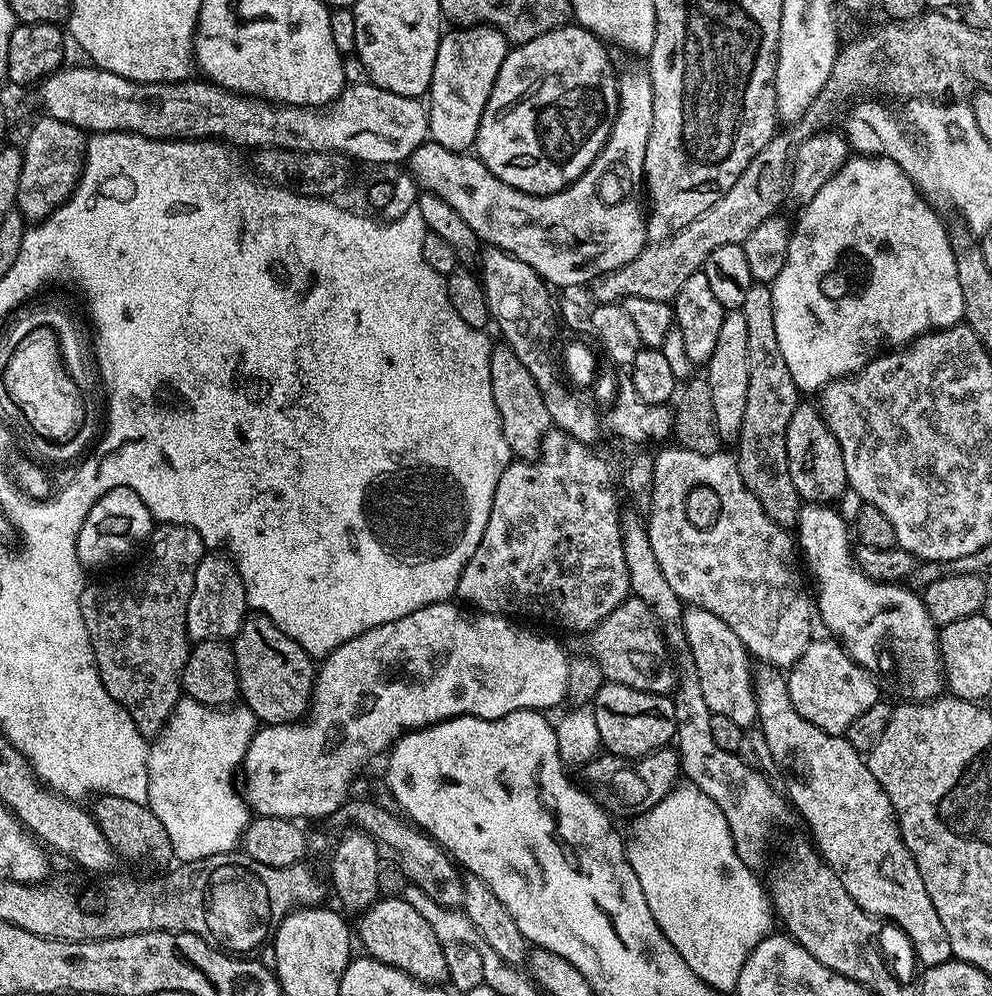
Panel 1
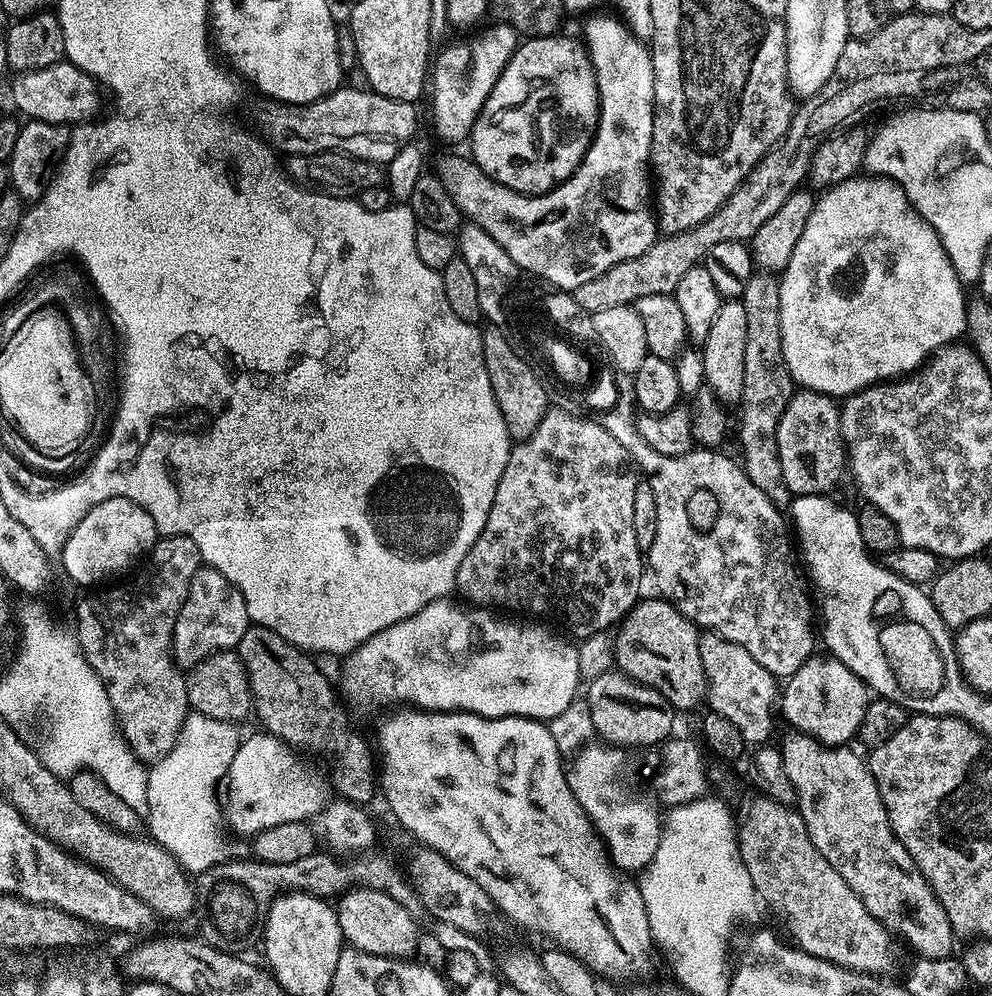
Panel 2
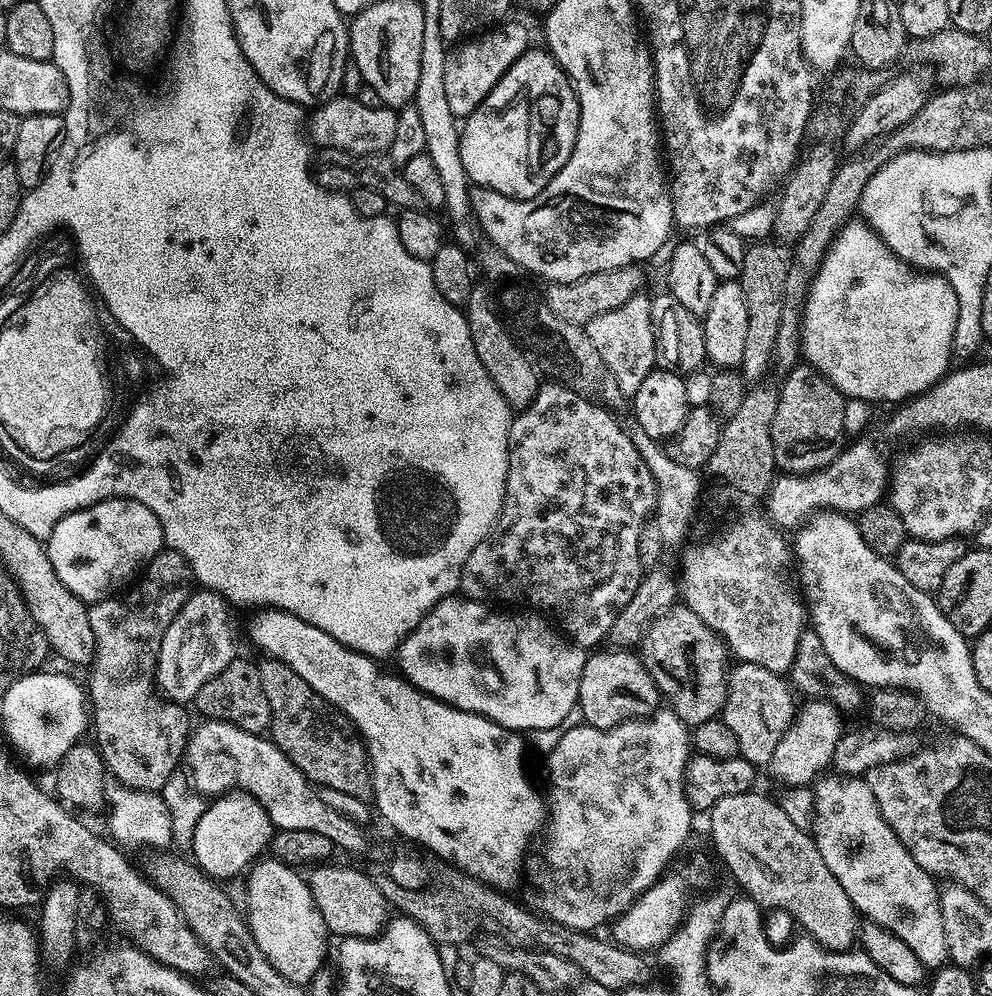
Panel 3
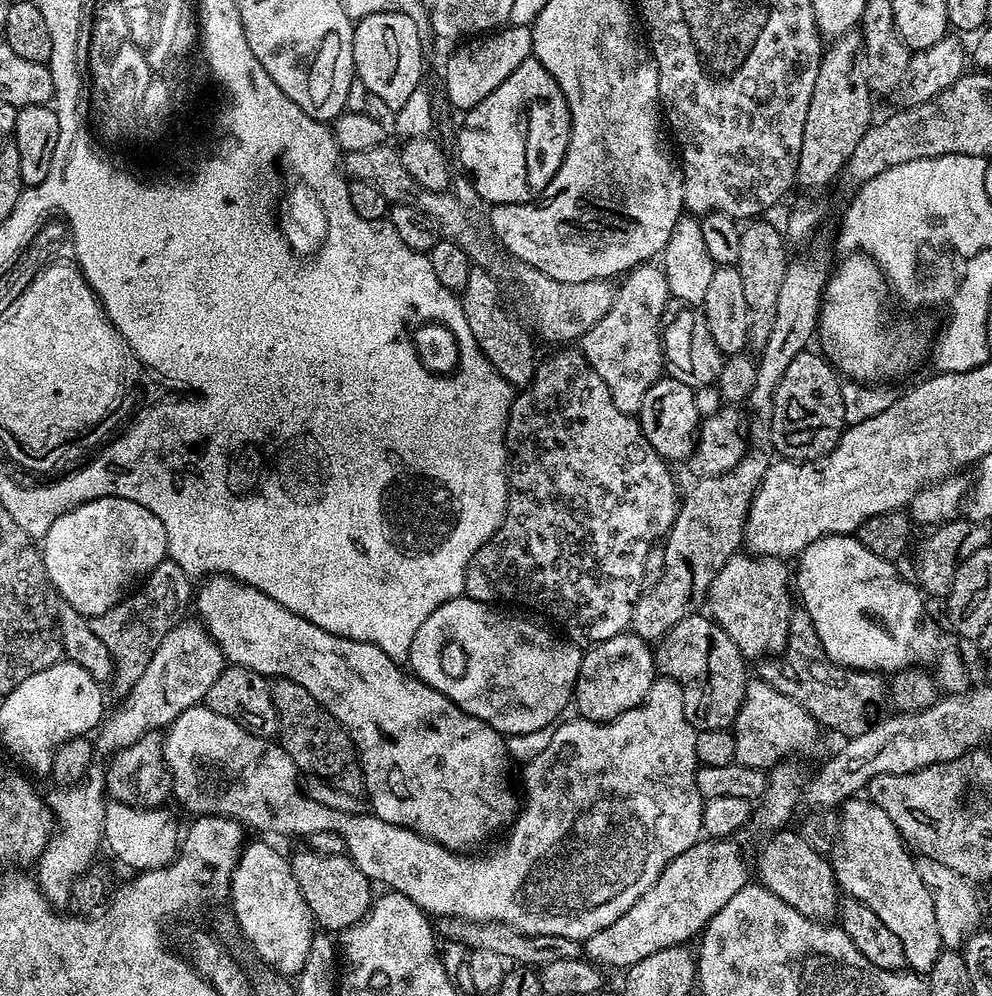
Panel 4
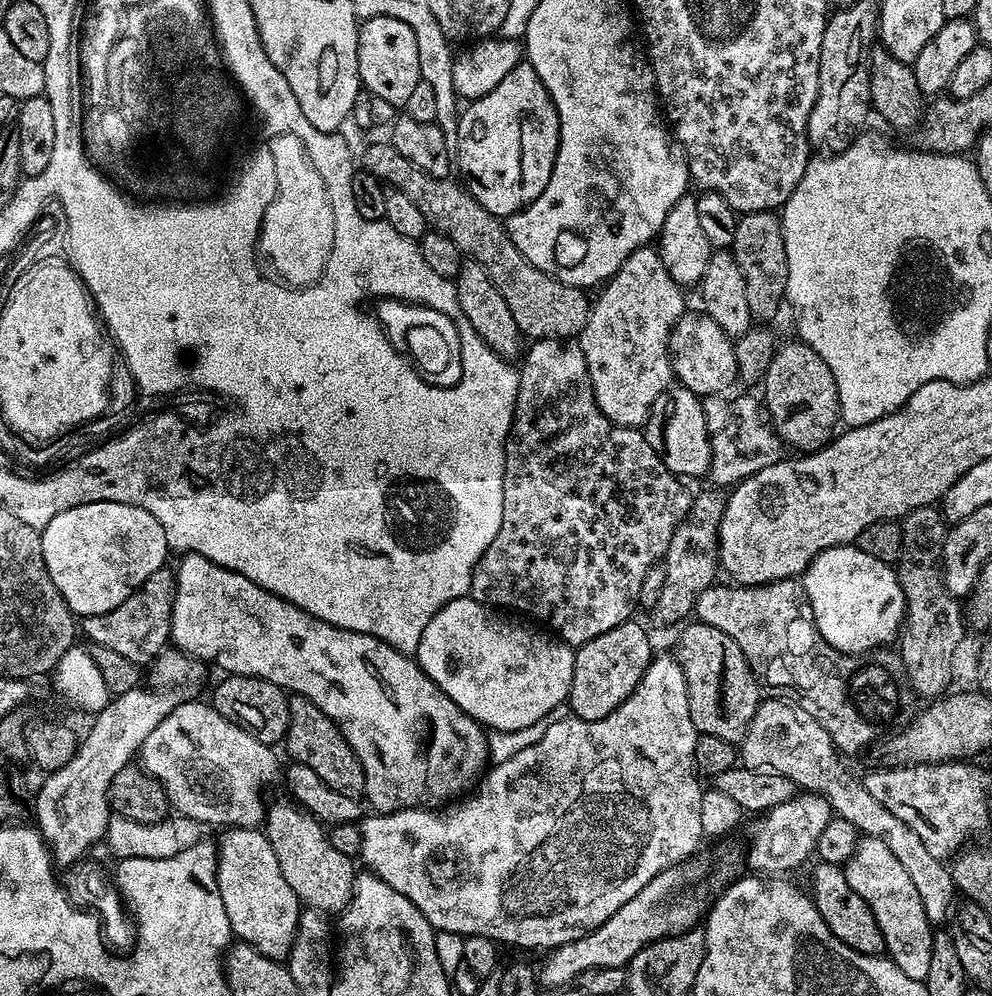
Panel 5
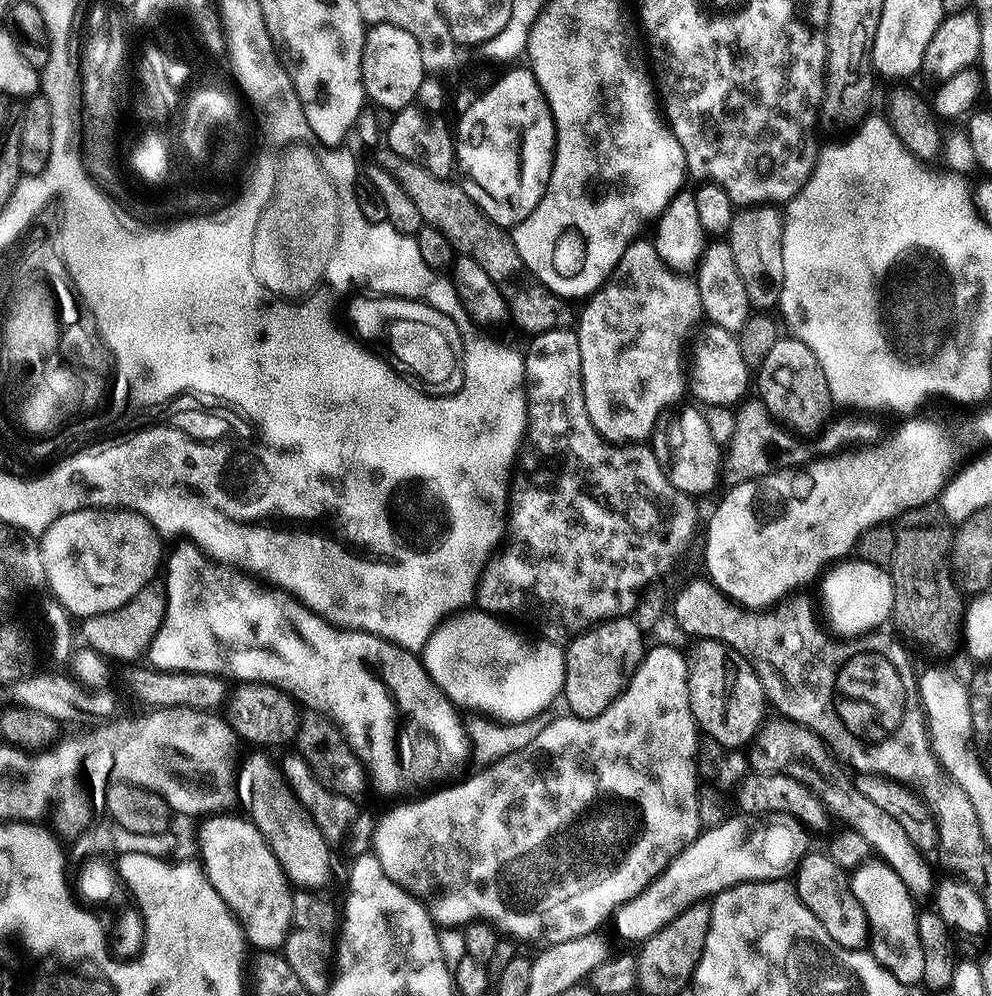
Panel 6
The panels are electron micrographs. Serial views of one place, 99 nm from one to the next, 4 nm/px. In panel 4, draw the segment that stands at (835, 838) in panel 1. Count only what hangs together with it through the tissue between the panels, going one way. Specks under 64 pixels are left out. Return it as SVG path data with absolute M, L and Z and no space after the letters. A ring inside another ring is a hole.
M867 798L847 799L838 813L840 841L833 846L830 855L837 885L847 895L870 906L870 910L874 910L874 914L878 914L878 918L882 918L882 922L898 934L904 951L904 963L913 973L931 972L942 951L938 922L934 922L930 890L926 890L926 882L922 882L915 859L911 853L908 854L909 849L900 831L894 822L890 822L890 818L886 818L886 810Z

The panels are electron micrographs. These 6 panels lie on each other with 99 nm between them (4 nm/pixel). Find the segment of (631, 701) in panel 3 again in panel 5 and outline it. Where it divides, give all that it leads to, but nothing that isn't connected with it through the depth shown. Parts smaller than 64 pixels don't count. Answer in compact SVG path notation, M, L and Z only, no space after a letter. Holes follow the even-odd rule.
M635 619L627 620L575 649L574 674L566 701L575 719L606 718L618 710L618 706L622 706L622 702L626 702L628 695L639 686L644 671L654 659L654 651L647 630L636 623Z

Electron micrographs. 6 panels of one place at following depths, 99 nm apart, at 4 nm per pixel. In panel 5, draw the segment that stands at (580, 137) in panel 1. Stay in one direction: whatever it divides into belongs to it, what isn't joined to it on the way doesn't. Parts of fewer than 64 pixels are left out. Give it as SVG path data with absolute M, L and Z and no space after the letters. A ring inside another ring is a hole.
M521 62L514 66L514 70L510 70L510 74L506 74L506 78L502 78L502 82L498 82L498 86L494 86L494 90L490 90L490 94L486 94L482 98L471 101L467 105L468 109L459 113L460 125L458 126L458 154L455 159L458 161L458 172L462 177L463 183L466 185L468 193L482 205L491 216L499 216L507 218L520 212L523 208L528 207L539 198L542 190L546 190L546 186L550 182L550 174L556 165L556 152L560 149L560 115L556 112L556 107L552 101L552 96L548 92L548 86L541 82L538 74L534 70L534 66L527 62Z

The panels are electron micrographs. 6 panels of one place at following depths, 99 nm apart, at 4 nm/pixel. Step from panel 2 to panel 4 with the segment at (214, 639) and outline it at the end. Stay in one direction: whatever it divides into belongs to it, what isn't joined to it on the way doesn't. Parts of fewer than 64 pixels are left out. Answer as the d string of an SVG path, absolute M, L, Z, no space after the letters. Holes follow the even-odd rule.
M177 623L170 634L162 638L162 646L158 646L154 658L150 658L150 666L146 666L142 678L138 678L131 692L123 697L121 704L124 705L113 712L111 709L103 717L94 736L97 753L115 753L130 747L147 732L167 729L183 712L197 707L203 701L206 690L214 686L214 678L218 678L226 666L224 652L199 623L184 623Z

